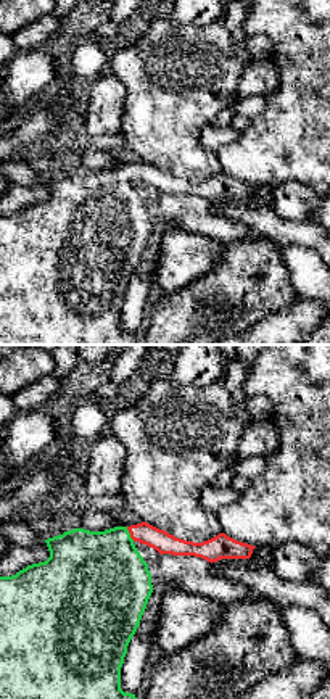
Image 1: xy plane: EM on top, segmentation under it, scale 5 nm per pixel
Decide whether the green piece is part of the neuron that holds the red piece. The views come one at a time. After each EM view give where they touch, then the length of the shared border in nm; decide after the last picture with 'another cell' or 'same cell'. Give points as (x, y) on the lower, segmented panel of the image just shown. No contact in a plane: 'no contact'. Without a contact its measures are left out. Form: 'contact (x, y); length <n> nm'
contact (129, 532); length 80 nm

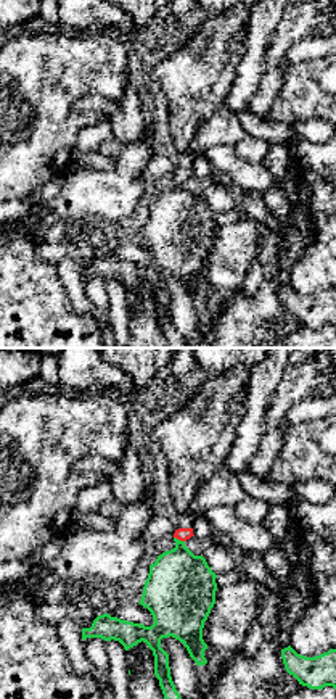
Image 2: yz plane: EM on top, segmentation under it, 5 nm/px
contact (179, 538); length 60 nm

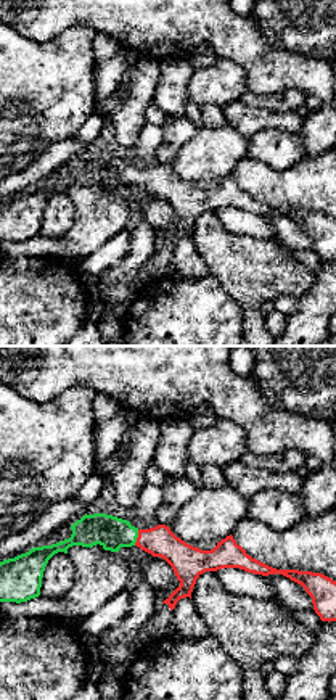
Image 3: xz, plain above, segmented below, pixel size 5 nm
contact (137, 538); length 80 nm

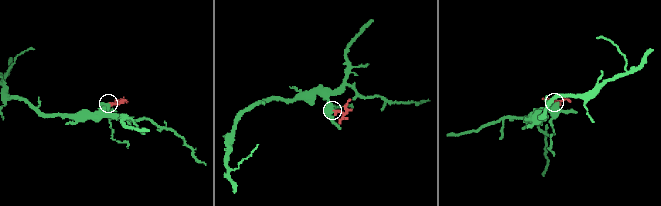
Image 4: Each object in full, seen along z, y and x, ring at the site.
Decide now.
same cell

